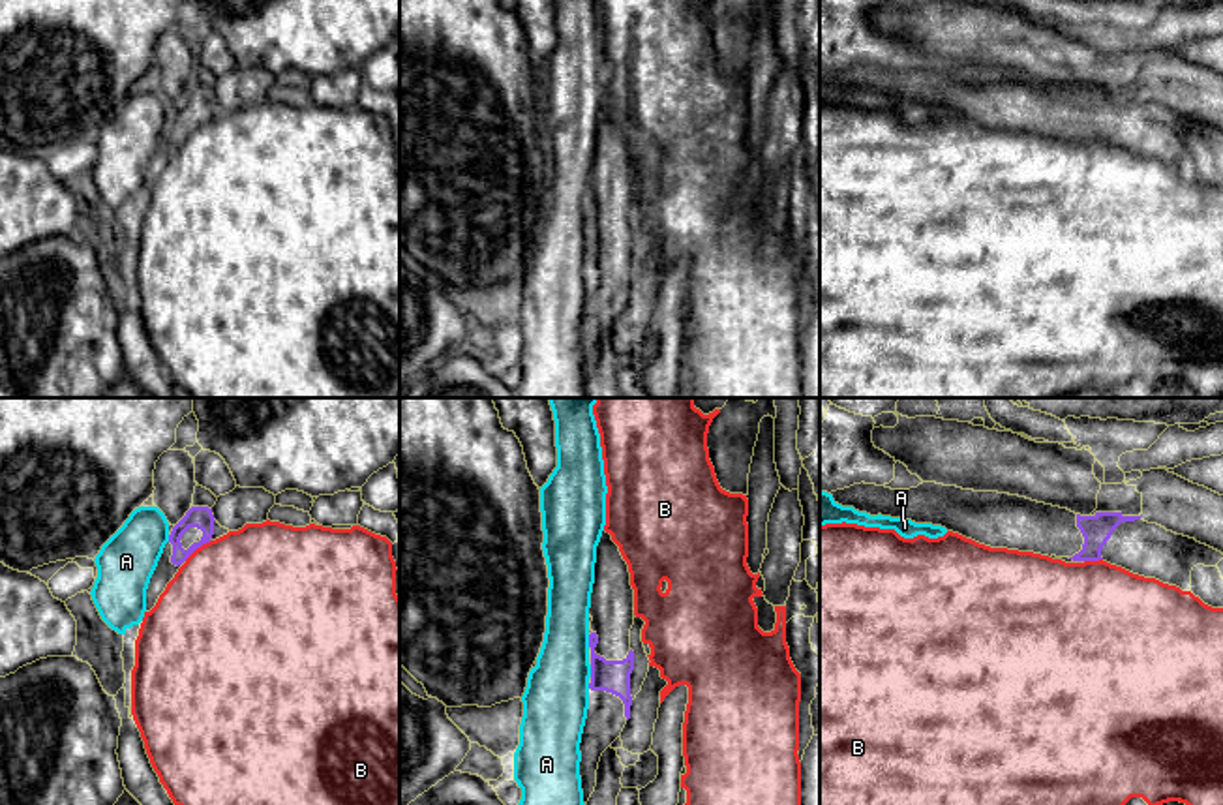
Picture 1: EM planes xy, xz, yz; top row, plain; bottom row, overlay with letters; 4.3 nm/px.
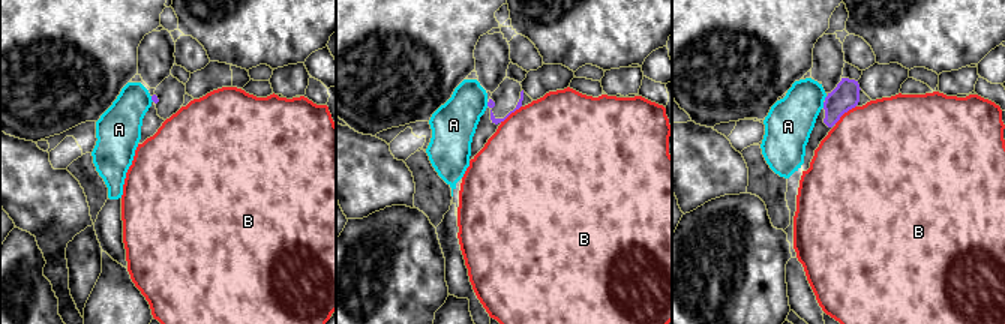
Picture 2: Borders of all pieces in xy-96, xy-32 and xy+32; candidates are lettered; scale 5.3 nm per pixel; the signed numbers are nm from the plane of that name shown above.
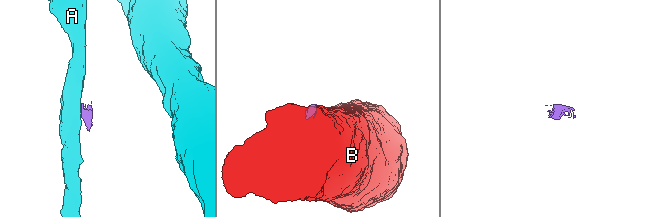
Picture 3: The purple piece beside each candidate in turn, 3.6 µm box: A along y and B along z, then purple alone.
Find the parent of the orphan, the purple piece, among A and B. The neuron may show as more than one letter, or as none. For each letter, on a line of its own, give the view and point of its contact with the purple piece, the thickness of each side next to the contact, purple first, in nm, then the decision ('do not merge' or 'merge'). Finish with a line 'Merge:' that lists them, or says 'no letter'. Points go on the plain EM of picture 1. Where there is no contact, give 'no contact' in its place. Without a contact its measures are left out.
A: meets purple in xz at (589, 220); 140 nm thick on the purple side, 280 nm on the other; do not merge
B: meets purple in xy at (197, 126); 100 nm thick on the purple side, 480 nm on the other; do not merge
Merge: no letter

